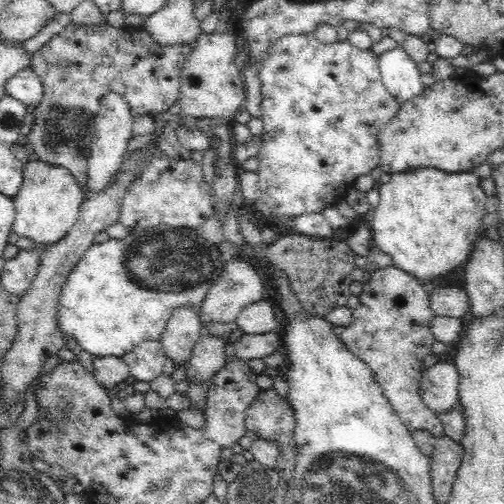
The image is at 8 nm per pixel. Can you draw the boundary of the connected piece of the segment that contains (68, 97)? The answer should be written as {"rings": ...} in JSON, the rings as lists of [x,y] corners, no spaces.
{"rings":[[[74,22],[64,26],[62,32],[56,34],[29,60],[29,66],[42,82],[43,94],[39,106],[33,113],[34,124],[27,134],[27,142],[33,146],[39,159],[56,166],[65,166],[80,185],[85,187],[91,135],[105,96],[116,94],[122,97],[130,108],[133,120],[140,116],[157,118],[163,111],[168,111],[178,98],[181,88],[181,68],[192,52],[192,44],[160,44],[142,27],[124,24],[121,28],[115,28],[105,22],[98,26]]]}

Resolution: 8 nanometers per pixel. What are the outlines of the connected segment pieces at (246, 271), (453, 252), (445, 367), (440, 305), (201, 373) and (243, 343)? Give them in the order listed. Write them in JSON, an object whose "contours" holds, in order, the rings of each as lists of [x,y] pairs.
{"contours":[[[[232,258],[232,260],[223,264],[218,278],[209,286],[199,312],[201,320],[204,321],[205,324],[208,321],[223,323],[234,321],[242,309],[245,309],[255,302],[262,301],[264,294],[264,284],[260,279],[258,269],[254,269],[254,267],[252,267],[250,263],[246,263],[246,261]]],[[[418,169],[410,173],[396,173],[388,183],[379,188],[379,204],[367,214],[370,245],[376,245],[392,258],[392,266],[411,274],[420,282],[430,282],[438,276],[446,276],[457,266],[468,261],[475,242],[482,236],[483,204],[486,195],[480,186],[480,178],[470,173],[445,173],[436,169]]],[[[441,360],[425,369],[419,380],[421,397],[435,413],[453,408],[458,400],[458,373],[454,364]]],[[[443,286],[434,290],[429,297],[437,316],[464,318],[470,311],[469,298],[462,287]]],[[[206,325],[203,326],[201,337],[194,345],[188,359],[188,378],[191,381],[208,380],[225,366],[226,338],[210,334]]],[[[267,331],[257,335],[244,333],[233,343],[237,356],[246,362],[252,358],[264,358],[282,347],[282,336],[278,332]]]]}

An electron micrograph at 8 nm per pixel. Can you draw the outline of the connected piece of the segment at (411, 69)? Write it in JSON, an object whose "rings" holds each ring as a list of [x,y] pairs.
{"rings":[[[400,46],[380,54],[379,73],[382,84],[399,104],[417,97],[425,89],[416,63]]]}

